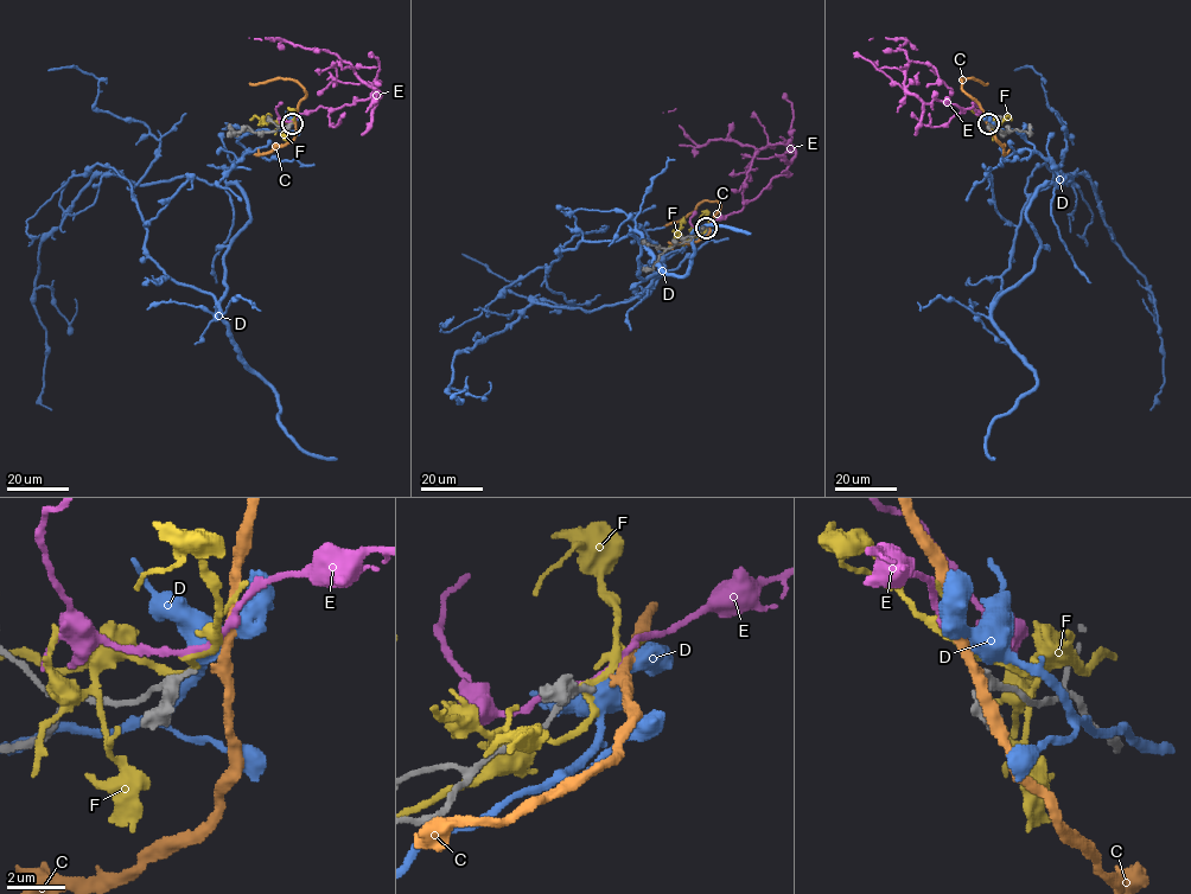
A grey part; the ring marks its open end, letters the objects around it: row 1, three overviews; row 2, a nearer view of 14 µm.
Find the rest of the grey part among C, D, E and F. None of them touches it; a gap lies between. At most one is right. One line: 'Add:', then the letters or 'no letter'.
Add: C

